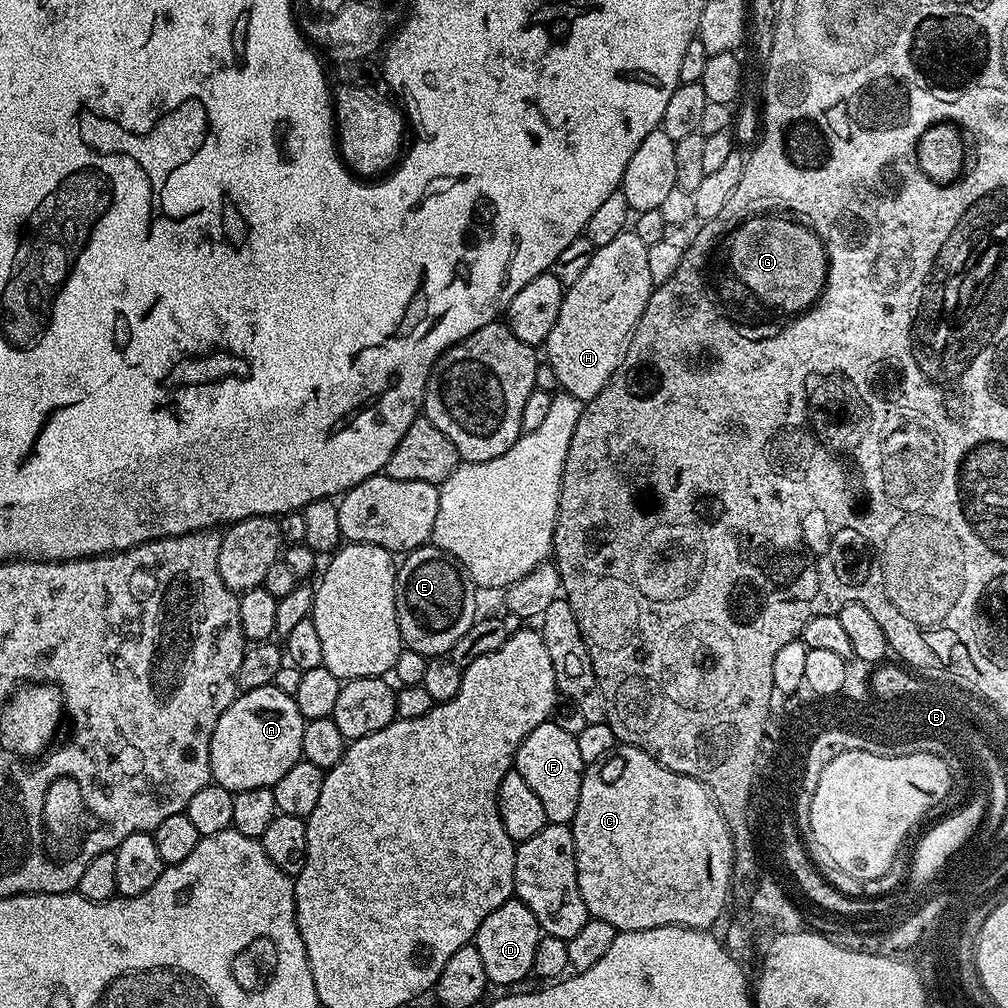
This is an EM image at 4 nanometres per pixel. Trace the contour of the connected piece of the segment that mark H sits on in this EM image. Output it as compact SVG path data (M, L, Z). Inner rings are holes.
M626 230L614 242L598 248L578 282L567 285L558 322L546 341L546 362L558 374L560 388L574 398L585 402L595 398L623 361L628 338L652 296L647 253L642 238L634 230Z

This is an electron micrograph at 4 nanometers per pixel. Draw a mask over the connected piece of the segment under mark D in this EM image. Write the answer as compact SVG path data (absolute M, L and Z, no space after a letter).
M518 899L507 900L505 904L498 906L498 910L486 914L482 926L478 926L474 943L478 954L482 957L482 966L486 966L489 985L516 984L519 980L526 979L527 976L531 977L533 975L534 950L538 950L541 935L538 918L534 918L534 914L530 914L528 907Z

